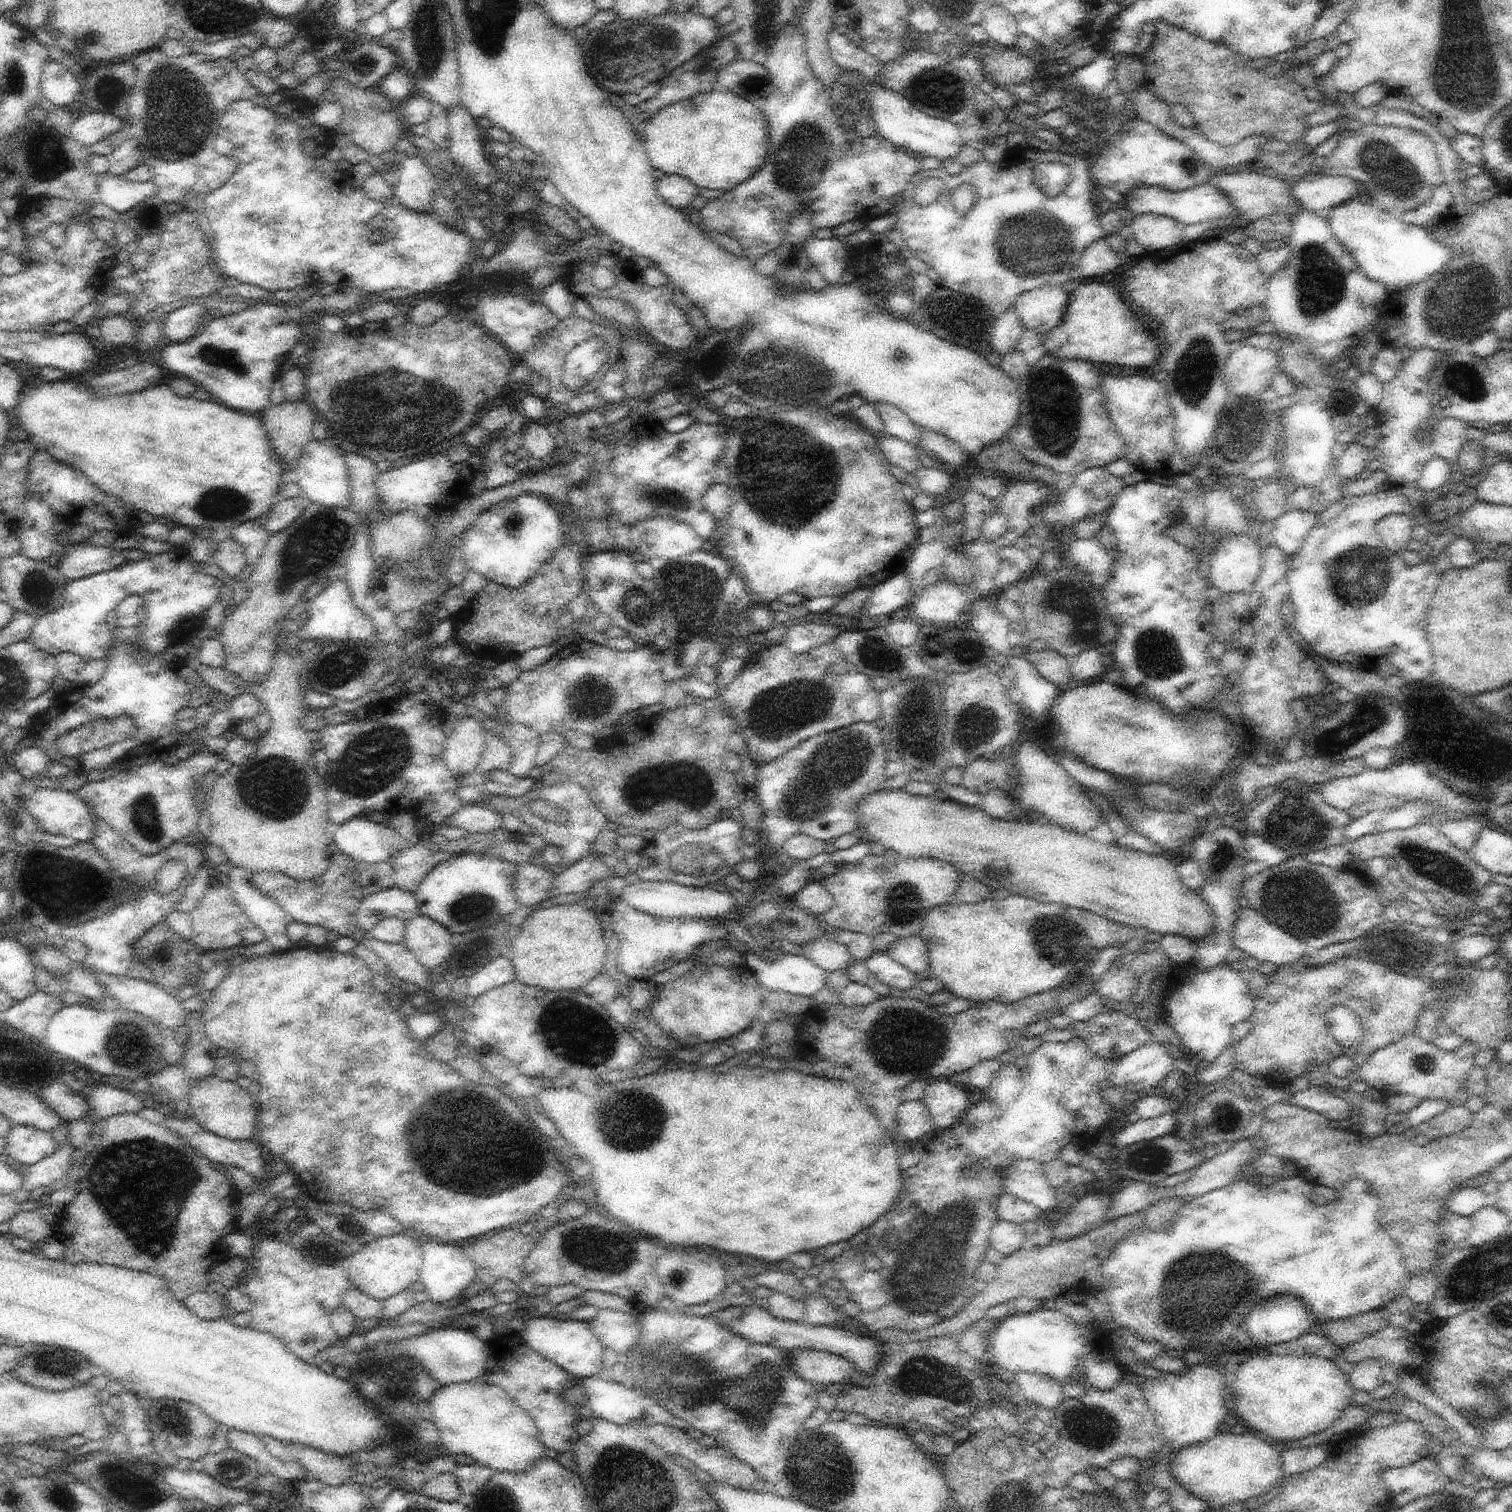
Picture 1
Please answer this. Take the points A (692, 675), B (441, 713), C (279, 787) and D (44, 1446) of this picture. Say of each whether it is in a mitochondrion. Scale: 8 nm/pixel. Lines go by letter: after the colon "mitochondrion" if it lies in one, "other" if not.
A: other
B: other
C: mitochondrion
D: other

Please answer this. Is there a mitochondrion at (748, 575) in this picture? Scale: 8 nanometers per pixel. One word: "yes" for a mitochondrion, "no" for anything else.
no

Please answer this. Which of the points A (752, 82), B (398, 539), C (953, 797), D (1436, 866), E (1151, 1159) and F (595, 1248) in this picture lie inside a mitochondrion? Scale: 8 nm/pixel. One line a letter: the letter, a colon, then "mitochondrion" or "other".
A: mitochondrion
B: mitochondrion
C: other
D: mitochondrion
E: mitochondrion
F: mitochondrion

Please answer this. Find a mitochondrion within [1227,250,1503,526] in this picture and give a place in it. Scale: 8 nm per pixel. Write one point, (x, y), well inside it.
(1456, 305)

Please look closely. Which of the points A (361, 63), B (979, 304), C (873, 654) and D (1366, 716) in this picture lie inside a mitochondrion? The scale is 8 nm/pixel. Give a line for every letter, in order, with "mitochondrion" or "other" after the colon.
A: mitochondrion
B: other
C: mitochondrion
D: mitochondrion

